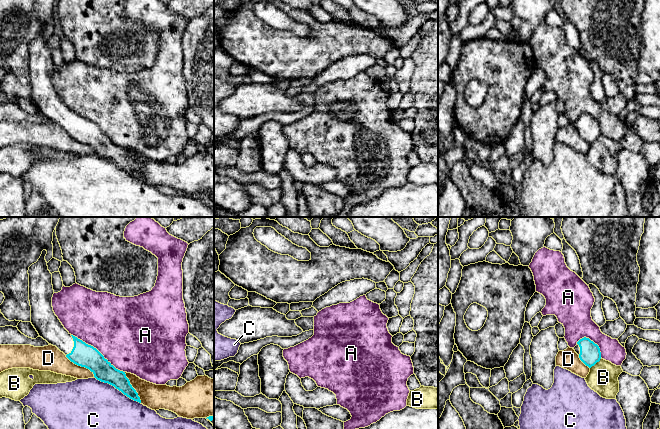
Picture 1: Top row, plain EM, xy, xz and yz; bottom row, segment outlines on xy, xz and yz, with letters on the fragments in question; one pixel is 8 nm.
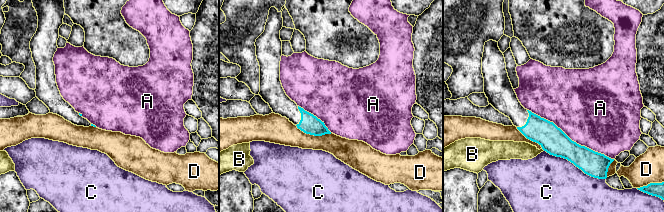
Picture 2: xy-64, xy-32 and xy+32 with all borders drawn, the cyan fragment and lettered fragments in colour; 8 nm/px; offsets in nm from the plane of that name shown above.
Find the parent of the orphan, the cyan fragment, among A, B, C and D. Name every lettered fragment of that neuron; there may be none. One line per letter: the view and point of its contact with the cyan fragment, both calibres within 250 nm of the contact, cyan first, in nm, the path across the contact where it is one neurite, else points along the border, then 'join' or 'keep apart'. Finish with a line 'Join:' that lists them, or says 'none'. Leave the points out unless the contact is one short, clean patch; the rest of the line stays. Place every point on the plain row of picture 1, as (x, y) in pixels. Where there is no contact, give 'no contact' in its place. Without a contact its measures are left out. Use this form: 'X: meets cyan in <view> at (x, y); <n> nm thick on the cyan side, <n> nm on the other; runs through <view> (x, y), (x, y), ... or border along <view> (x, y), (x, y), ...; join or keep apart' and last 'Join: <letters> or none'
A: meets cyan in xy at (98, 127); 190 nm thick on the cyan side, 500 nm on the other; keep apart
B: meets cyan in yz at (595, 139); 170 nm thick on the cyan side, 240 nm on the other; keep apart
C: meets cyan in xy at (117, 164); 160 nm thick on the cyan side, 480 nm on the other; keep apart
D: meets cyan in xy at (80, 141); 190 nm thick on the cyan side, 200 nm on the other; keep apart
Join: none

